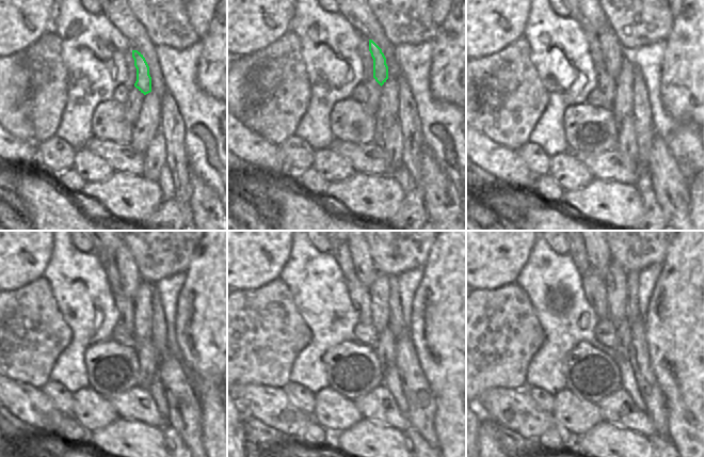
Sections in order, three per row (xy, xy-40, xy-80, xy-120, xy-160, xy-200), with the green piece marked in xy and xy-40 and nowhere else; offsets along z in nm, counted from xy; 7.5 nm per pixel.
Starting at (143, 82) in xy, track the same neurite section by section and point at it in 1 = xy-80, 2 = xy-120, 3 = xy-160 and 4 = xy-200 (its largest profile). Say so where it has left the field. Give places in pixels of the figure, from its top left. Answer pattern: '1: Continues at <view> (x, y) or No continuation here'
1: Continues at xy-80 (611, 49)
2: Continues at xy-120 (129, 276)
3: Continues at xy-160 (366, 271)
4: Continues at xy-200 (597, 252).

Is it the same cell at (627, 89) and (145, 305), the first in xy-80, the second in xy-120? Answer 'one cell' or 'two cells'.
one cell

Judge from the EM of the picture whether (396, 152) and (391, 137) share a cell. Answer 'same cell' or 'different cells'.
same cell

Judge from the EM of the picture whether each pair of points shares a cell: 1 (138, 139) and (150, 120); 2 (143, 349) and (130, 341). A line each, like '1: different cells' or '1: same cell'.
1: same cell
2: different cells

